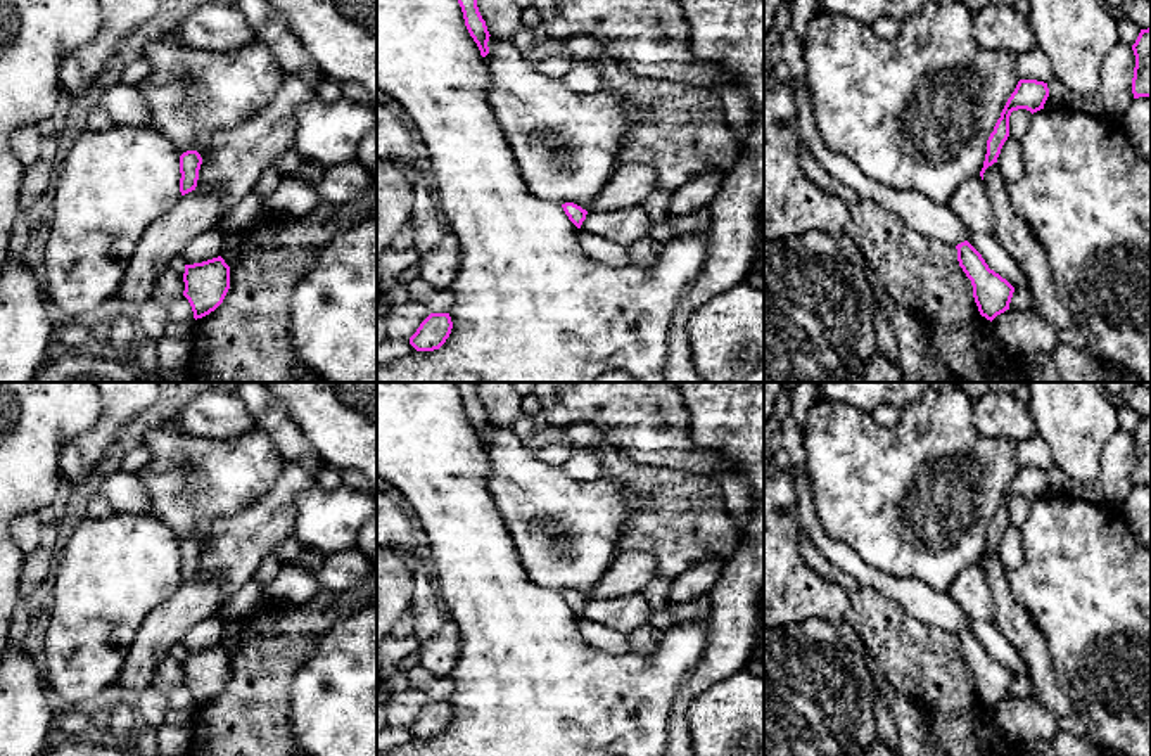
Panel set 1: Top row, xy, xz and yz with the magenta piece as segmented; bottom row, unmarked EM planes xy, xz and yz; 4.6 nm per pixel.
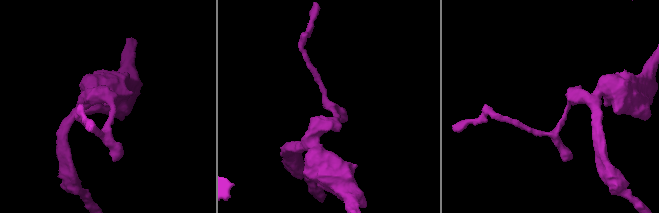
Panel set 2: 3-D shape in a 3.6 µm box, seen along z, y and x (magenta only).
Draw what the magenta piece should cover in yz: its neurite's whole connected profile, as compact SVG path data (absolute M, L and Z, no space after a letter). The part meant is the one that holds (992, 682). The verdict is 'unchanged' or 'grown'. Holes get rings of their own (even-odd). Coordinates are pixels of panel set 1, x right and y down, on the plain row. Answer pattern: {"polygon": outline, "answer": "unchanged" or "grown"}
{"polygon": "M968 630L956 633L957 649L973 673L973 685L978 699L987 708L1009 697L1014 675L999 661L989 656L982 642Z", "answer": "unchanged"}

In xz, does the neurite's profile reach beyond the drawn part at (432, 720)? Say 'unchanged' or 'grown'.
unchanged

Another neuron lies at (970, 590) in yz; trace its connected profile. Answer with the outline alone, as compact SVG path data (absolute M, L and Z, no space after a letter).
M980 562L963 569L947 592L970 619L994 623L992 593Z

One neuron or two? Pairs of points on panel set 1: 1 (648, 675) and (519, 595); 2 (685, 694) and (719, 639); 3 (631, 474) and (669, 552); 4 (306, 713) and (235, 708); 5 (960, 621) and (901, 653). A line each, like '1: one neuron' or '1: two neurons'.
1: one neuron
2: one neuron
3: one neuron
4: two neurons
5: two neurons

